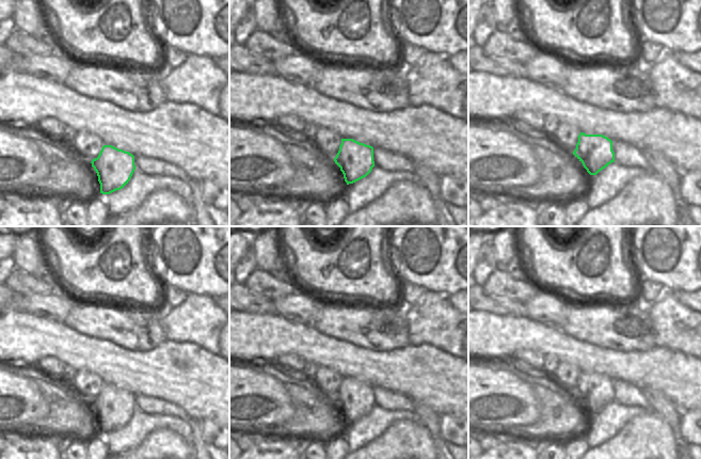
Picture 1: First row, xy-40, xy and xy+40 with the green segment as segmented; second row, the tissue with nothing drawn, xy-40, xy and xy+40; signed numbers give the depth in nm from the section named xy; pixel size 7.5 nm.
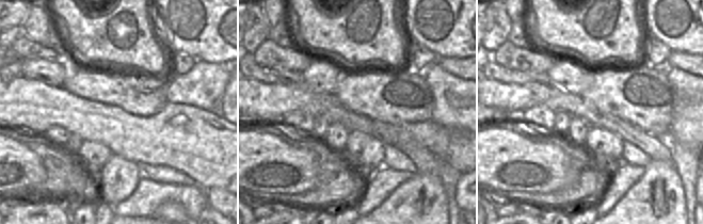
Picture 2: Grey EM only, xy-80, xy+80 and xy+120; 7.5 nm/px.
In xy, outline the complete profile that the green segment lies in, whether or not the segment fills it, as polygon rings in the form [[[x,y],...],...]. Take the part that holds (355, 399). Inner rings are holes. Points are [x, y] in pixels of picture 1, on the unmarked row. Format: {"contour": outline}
{"contour": [[[341,378],[334,400],[340,407],[347,424],[353,423],[366,416],[375,406],[373,386],[353,378]]]}

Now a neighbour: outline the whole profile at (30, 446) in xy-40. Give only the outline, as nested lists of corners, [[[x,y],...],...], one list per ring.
[[[23,436],[0,453],[0,459],[62,459],[51,438],[46,436]]]

